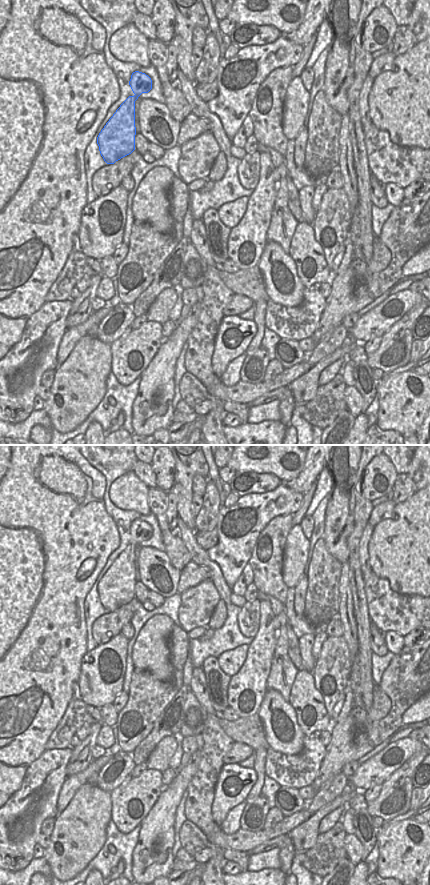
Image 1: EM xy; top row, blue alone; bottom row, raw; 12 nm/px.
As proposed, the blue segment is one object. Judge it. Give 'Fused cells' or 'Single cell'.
Single cell

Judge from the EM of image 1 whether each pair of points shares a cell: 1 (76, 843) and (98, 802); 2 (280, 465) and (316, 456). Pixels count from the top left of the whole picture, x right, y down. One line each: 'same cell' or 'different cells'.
1: same cell
2: different cells

